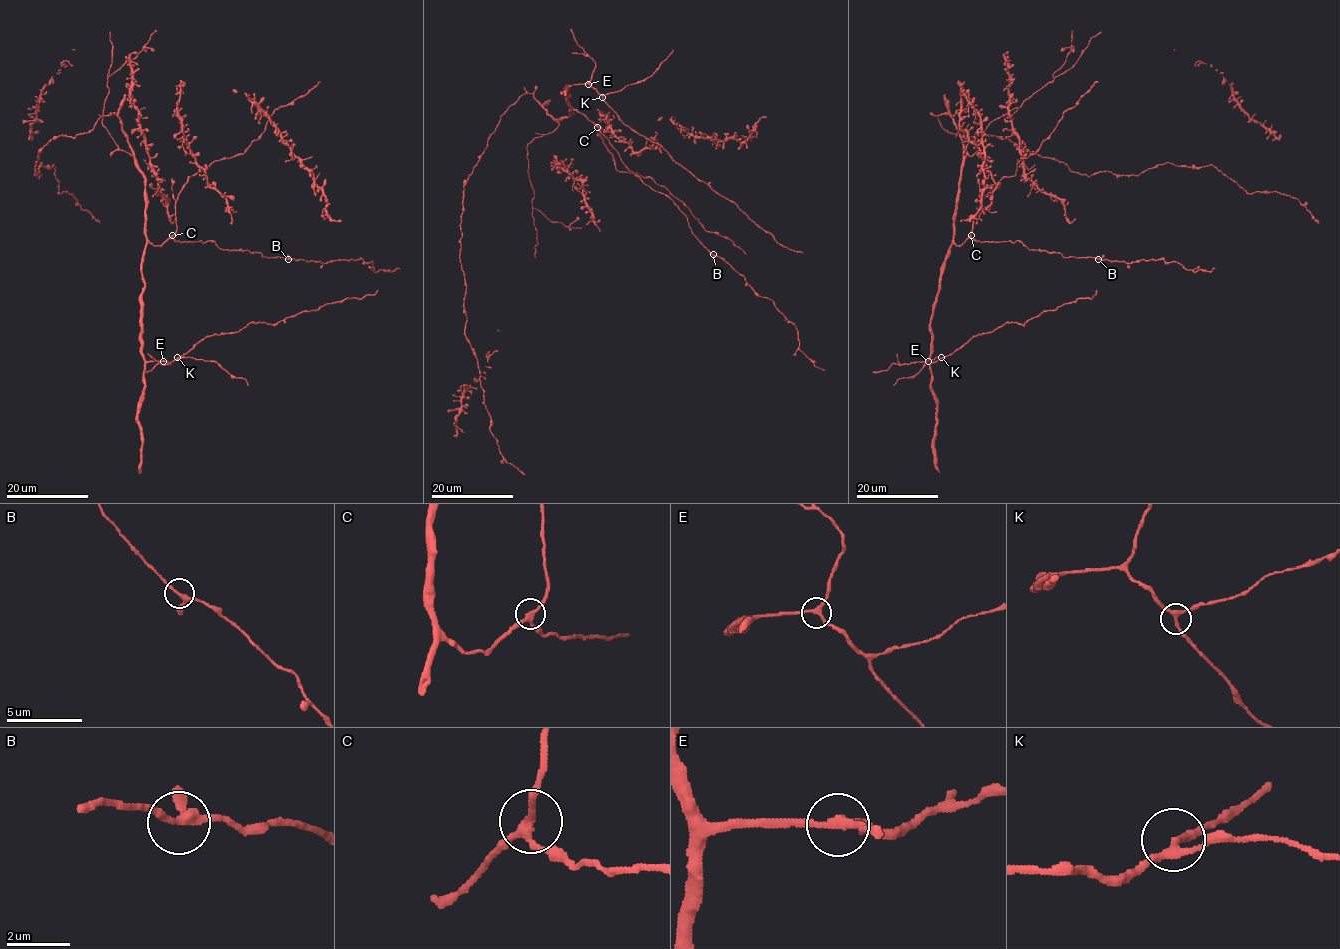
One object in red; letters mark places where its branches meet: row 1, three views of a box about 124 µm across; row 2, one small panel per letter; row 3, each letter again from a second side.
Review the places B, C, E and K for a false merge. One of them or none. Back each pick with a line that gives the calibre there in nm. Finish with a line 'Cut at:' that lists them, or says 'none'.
Cut at: none

